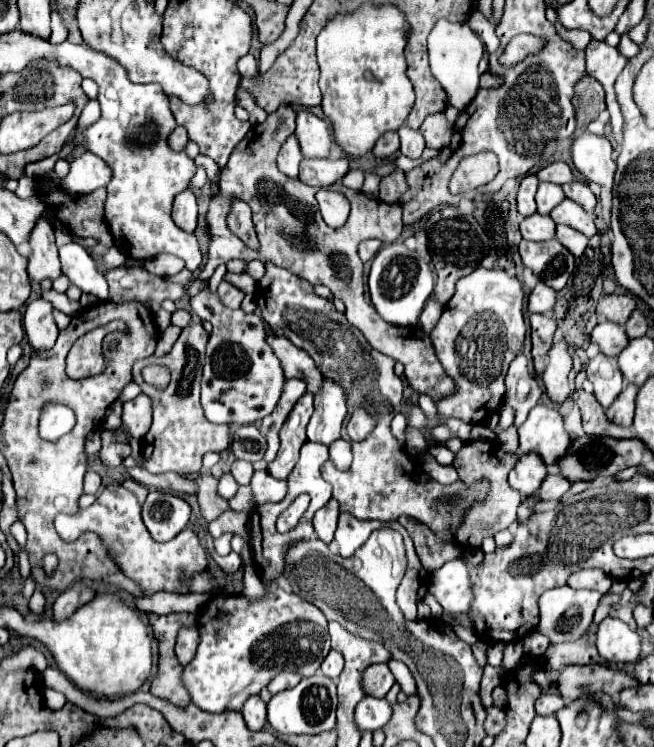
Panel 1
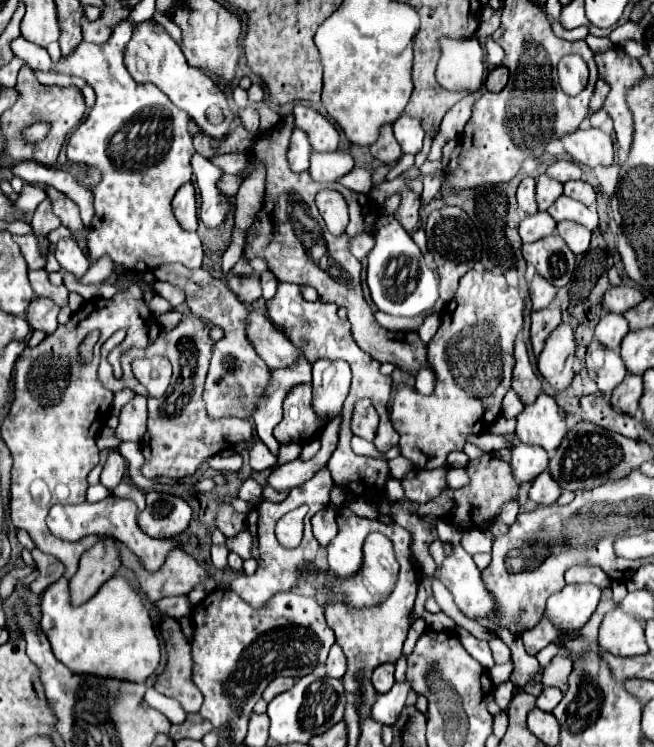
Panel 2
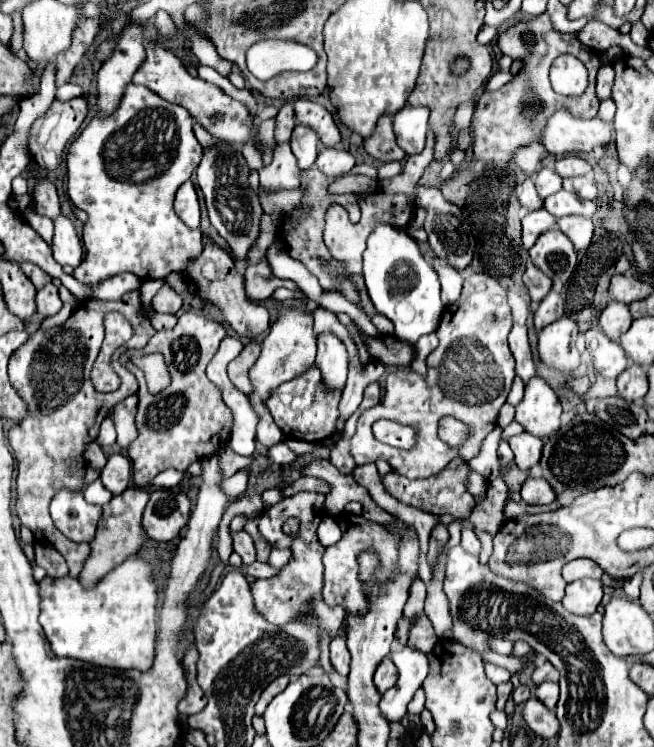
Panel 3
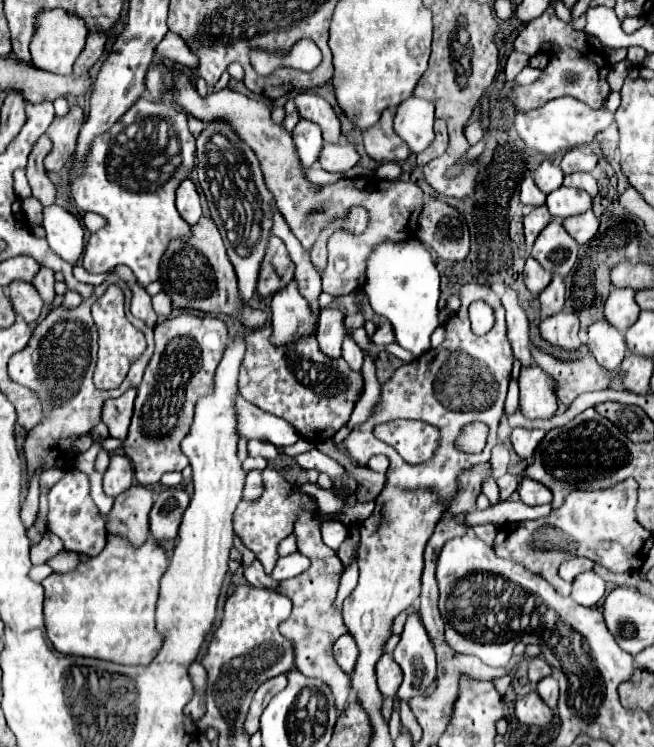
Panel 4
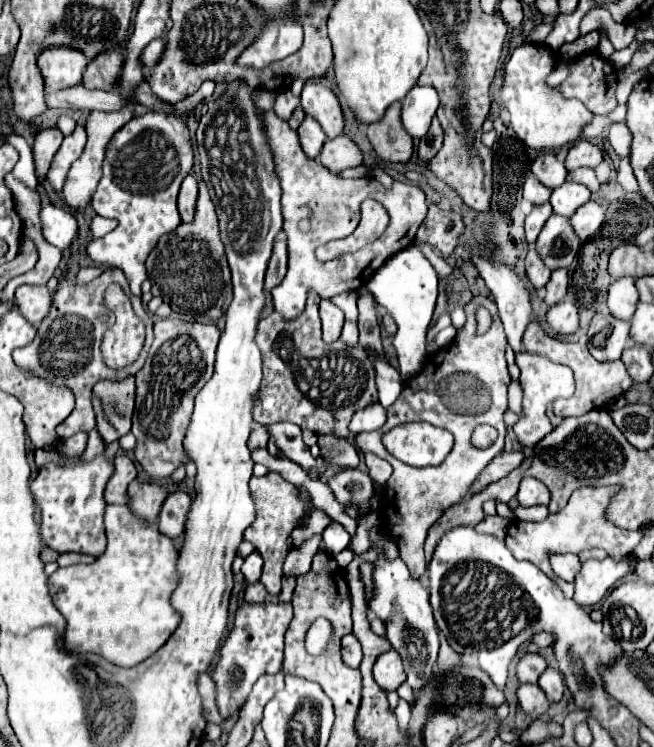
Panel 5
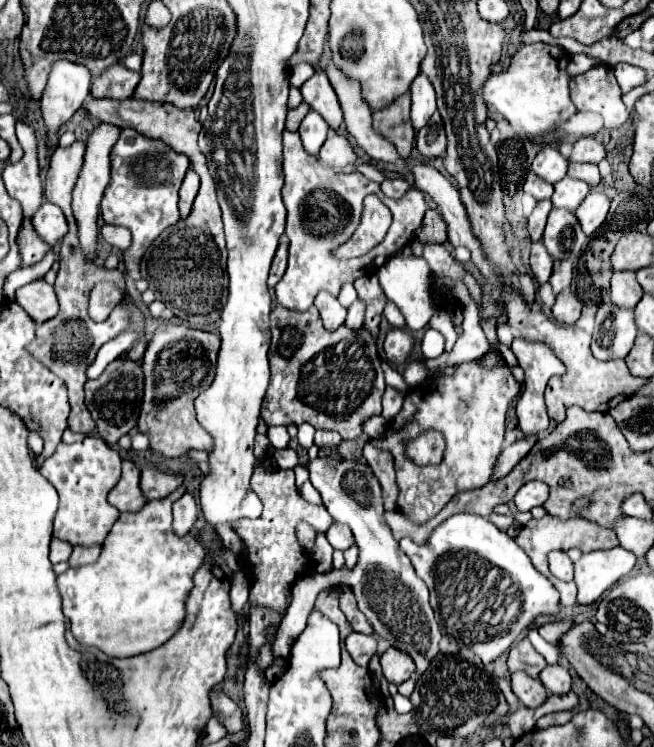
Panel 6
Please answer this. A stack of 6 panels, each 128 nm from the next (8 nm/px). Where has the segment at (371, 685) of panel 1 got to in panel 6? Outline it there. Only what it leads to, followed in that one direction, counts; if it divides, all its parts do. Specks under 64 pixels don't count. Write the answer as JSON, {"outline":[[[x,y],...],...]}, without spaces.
{"outline":[[[388,648],[382,656],[380,656],[380,664],[382,664],[382,674],[388,682],[392,684],[402,684],[406,682],[416,666],[412,664],[412,660],[408,660],[406,652],[400,652],[396,648]]]}

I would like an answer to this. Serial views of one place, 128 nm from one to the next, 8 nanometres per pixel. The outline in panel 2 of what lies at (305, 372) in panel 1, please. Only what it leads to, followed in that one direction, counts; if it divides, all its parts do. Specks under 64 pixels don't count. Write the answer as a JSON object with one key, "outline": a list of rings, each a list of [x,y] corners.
{"outline":[[[254,310],[248,314],[248,338],[270,368],[288,368],[300,358],[298,348],[288,342],[286,336],[276,330],[266,316]]]}

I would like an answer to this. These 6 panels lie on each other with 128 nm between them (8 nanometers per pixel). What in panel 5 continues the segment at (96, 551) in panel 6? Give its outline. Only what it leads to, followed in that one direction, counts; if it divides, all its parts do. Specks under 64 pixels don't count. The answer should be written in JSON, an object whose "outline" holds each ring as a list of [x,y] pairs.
{"outline":[[[68,552],[68,554],[60,554],[58,556],[58,564],[60,566],[70,566],[70,564],[80,564],[80,562],[92,562],[92,556],[84,556],[84,554],[76,554],[76,552]]]}

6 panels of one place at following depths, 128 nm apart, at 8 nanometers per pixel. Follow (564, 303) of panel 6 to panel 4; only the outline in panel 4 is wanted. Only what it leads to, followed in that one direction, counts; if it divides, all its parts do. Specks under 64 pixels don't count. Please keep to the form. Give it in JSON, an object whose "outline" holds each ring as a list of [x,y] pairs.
{"outline":[[[560,312],[556,316],[550,316],[540,322],[540,336],[562,350],[578,350],[580,338],[578,338],[578,318],[574,312]]]}

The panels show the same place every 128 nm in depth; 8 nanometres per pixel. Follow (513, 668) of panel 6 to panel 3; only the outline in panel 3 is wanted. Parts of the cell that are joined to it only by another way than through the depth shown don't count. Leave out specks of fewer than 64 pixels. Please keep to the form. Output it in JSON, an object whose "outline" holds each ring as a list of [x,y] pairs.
{"outline":[[[542,662],[542,664],[534,670],[534,676],[532,676],[532,680],[534,680],[536,686],[542,684],[542,682],[546,682],[546,680],[558,682],[558,678],[560,678],[560,672],[558,672],[550,662]]]}

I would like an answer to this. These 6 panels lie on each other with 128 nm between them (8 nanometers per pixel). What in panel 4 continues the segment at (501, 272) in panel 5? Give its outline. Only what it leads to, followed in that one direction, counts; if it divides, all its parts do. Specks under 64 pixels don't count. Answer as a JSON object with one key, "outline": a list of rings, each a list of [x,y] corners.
{"outline":[[[506,290],[502,296],[502,304],[506,308],[506,326],[508,326],[508,340],[512,346],[514,356],[520,360],[522,366],[532,366],[530,356],[530,338],[528,338],[528,318],[518,302],[514,290]]]}

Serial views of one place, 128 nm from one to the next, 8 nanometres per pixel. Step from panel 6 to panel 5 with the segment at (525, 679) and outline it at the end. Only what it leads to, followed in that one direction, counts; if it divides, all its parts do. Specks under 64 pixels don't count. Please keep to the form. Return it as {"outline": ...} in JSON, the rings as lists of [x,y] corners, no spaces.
{"outline":[[[522,684],[518,690],[518,702],[520,702],[520,708],[532,718],[544,716],[550,706],[548,698],[538,688],[538,684]]]}

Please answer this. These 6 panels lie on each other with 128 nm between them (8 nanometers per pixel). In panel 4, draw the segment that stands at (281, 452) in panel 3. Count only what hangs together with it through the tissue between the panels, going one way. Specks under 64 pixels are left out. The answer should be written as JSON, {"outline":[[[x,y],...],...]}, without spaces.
{"outline":[[[312,448],[310,452],[304,452],[304,454],[294,456],[294,462],[300,468],[314,468],[318,472],[326,472],[336,486],[337,482],[348,474],[348,470],[344,466],[340,466],[334,458],[322,454],[318,448]]]}

